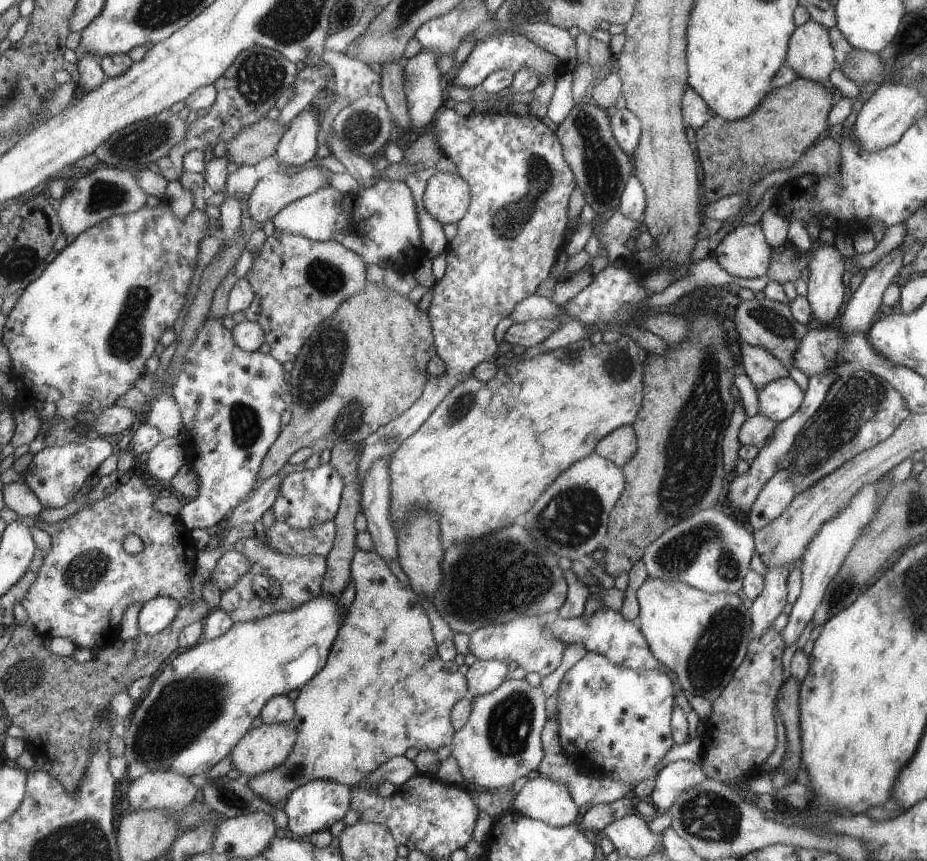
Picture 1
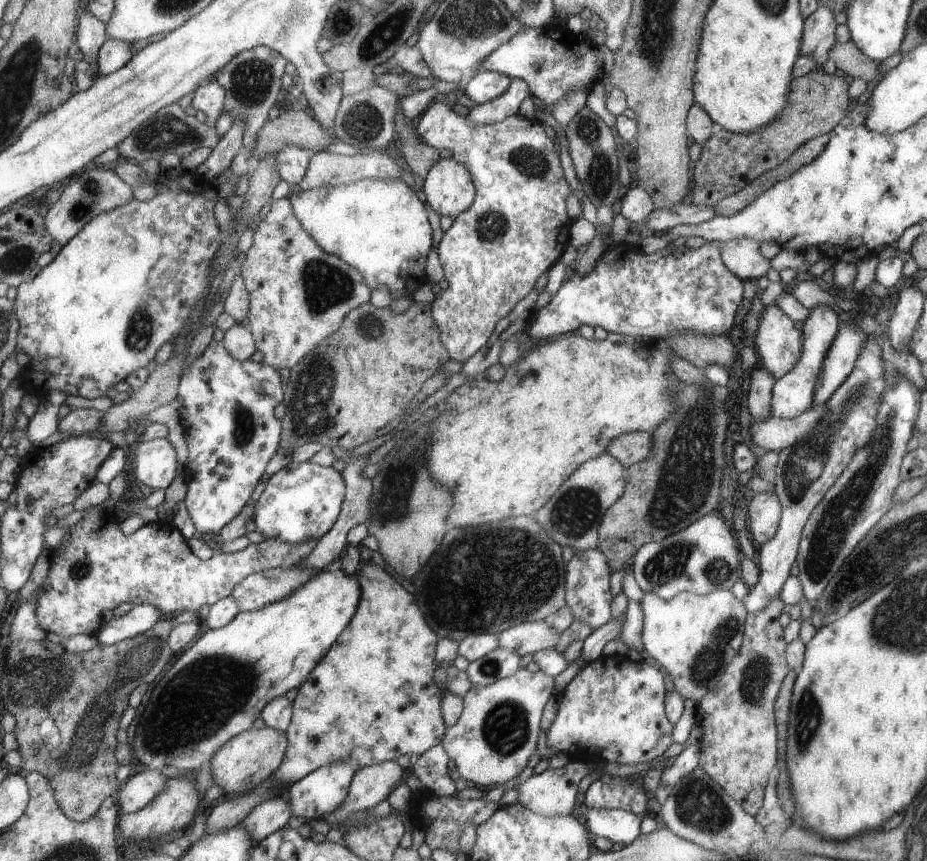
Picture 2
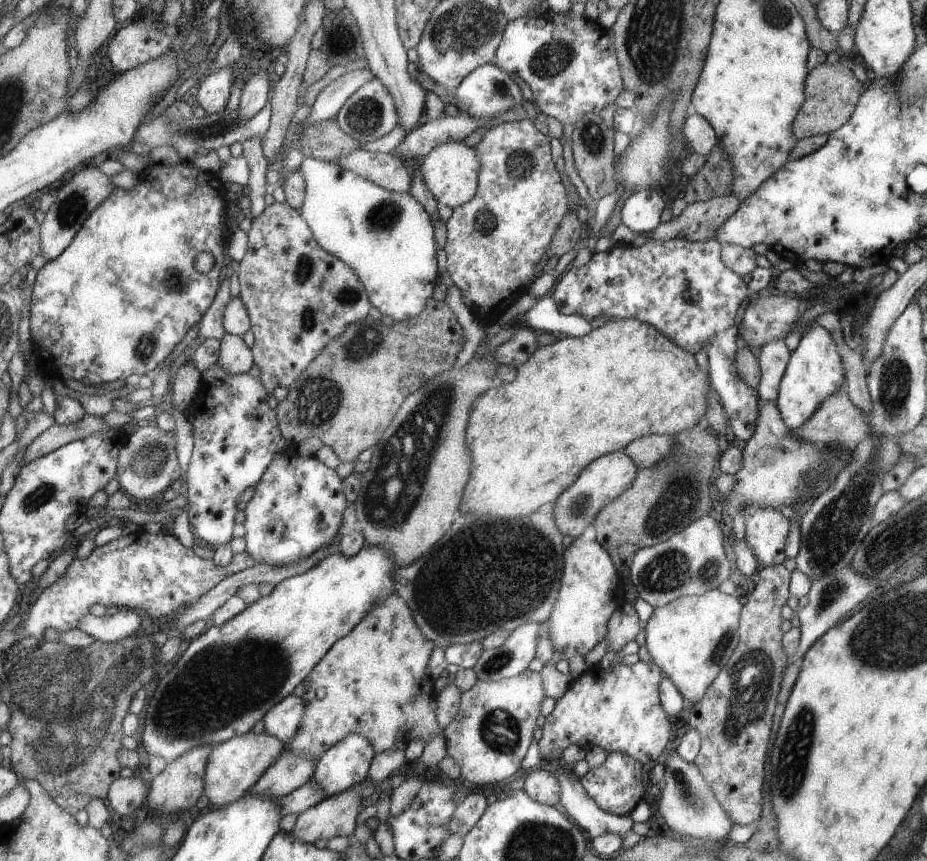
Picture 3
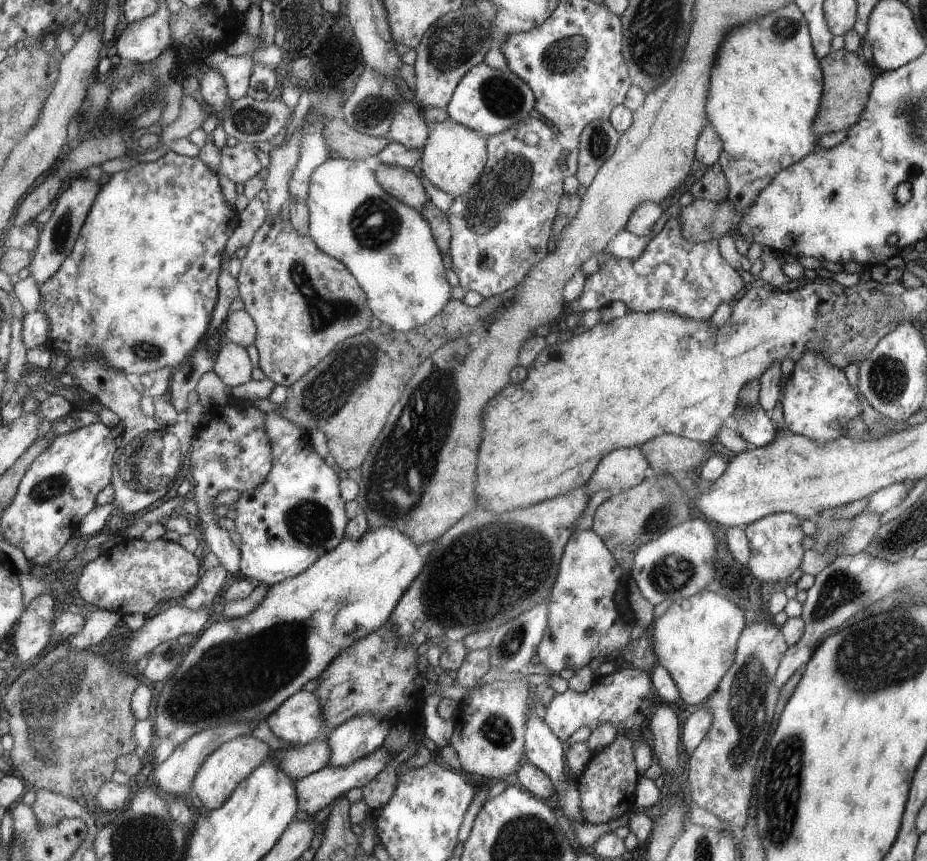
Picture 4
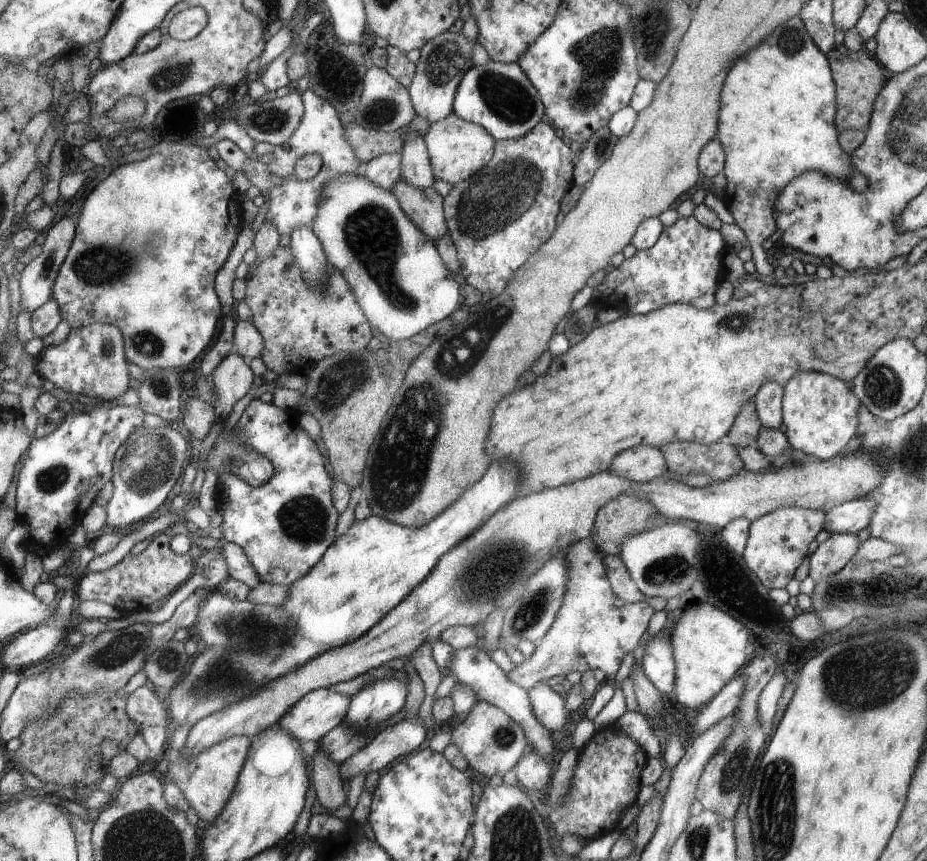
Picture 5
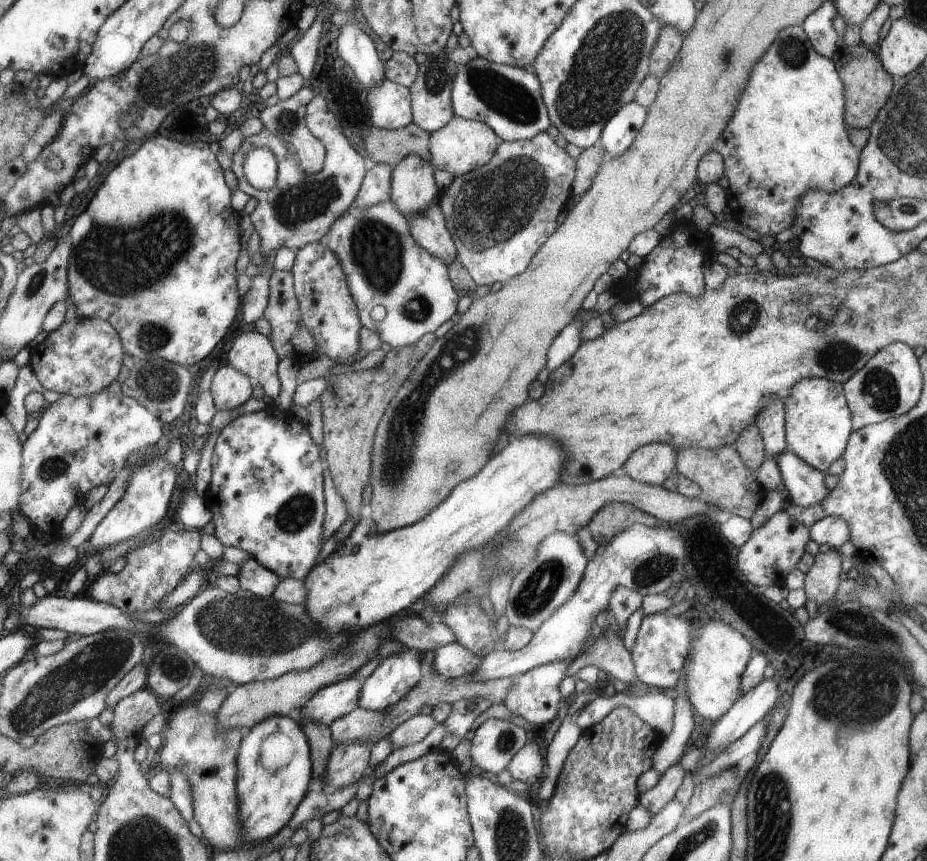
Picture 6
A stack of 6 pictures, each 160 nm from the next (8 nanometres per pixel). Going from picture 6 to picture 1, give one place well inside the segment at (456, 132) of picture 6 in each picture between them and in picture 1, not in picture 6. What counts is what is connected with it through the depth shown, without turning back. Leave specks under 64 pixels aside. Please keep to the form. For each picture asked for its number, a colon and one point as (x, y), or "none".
1: (446, 196)
2: (448, 187)
3: (450, 171)
4: (453, 157)
5: (457, 149)

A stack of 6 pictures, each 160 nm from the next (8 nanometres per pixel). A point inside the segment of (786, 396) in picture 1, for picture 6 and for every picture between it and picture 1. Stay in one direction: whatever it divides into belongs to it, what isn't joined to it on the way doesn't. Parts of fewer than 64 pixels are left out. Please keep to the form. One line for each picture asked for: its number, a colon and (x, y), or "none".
2: (792, 394)
3: (814, 372)
4: (817, 401)
5: (820, 413)
6: (818, 421)

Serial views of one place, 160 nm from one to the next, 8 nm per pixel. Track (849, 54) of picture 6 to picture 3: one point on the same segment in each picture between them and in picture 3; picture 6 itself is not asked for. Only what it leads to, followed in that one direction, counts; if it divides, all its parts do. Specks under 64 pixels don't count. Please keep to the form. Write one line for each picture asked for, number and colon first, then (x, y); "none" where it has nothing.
3: (831, 91)
4: (847, 82)
5: (858, 79)

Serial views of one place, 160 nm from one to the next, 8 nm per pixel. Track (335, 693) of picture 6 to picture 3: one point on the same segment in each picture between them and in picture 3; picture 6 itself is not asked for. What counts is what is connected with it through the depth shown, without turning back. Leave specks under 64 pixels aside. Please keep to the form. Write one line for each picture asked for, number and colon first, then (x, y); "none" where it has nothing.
3: (283, 721)
4: (299, 720)
5: (318, 711)

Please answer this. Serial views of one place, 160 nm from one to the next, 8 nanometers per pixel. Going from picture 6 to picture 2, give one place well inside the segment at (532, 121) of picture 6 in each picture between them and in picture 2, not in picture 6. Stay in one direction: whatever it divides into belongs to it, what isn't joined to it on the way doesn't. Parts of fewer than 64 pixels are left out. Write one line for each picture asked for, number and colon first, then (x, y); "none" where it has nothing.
2: (485, 85)
3: (487, 91)
4: (488, 100)
5: (499, 97)

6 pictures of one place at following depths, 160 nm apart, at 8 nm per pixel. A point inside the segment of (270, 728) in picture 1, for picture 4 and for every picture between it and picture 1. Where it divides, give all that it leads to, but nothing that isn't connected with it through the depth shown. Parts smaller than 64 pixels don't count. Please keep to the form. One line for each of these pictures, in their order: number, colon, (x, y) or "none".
2: (240, 764)
3: (233, 766)
4: (228, 765)

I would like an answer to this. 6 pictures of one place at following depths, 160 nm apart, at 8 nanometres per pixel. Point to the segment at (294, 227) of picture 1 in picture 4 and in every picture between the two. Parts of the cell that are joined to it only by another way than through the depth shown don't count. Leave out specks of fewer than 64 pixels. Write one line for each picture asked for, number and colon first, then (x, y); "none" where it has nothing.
2: (378, 227)
3: (385, 237)
4: (388, 246)

